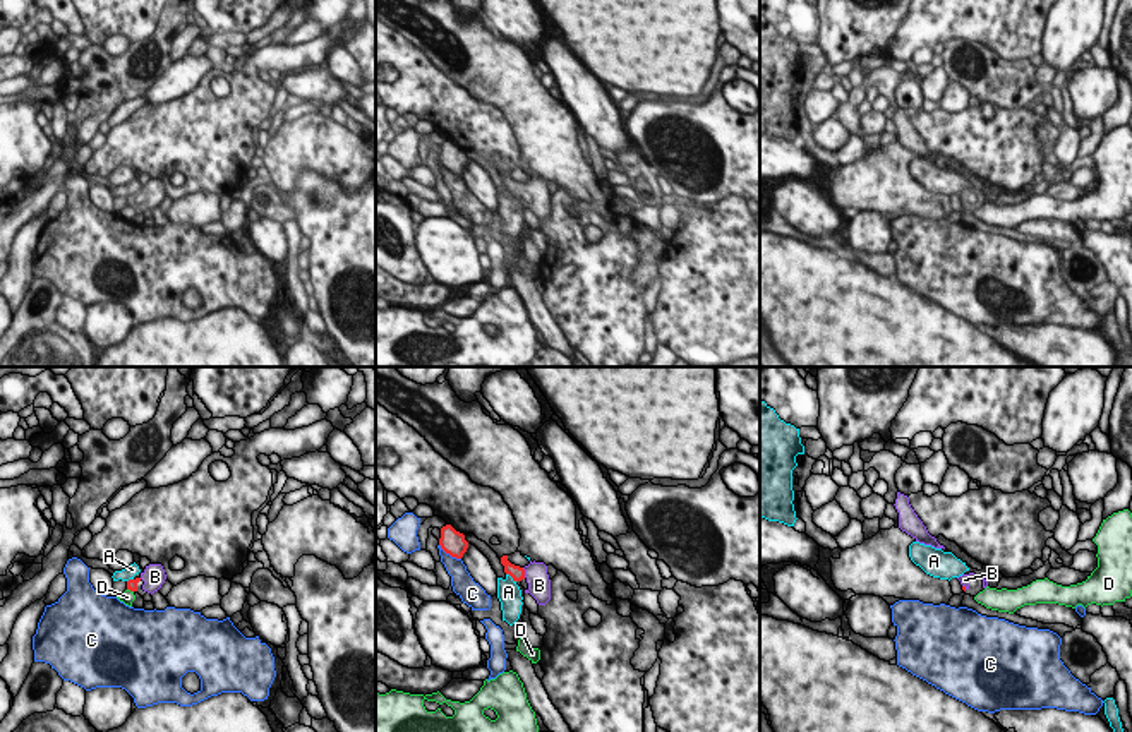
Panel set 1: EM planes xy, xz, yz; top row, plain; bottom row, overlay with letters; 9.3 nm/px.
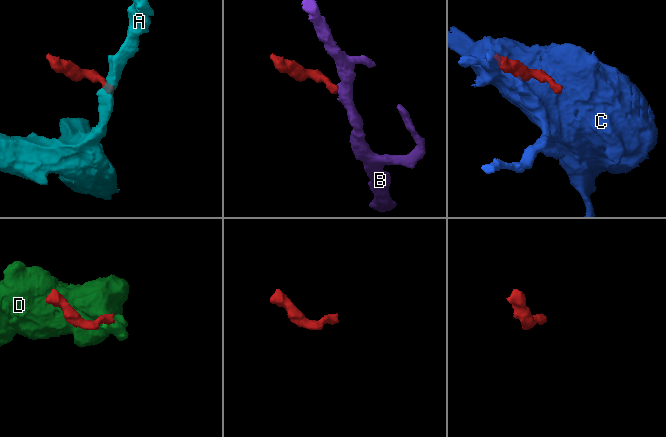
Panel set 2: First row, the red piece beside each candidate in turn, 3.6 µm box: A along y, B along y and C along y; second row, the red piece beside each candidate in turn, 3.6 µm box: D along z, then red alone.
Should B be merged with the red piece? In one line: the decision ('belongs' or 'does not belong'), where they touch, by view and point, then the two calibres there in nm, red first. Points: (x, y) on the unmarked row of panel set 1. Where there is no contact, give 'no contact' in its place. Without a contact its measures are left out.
belongs | xz (523, 189) | 140/220 nm

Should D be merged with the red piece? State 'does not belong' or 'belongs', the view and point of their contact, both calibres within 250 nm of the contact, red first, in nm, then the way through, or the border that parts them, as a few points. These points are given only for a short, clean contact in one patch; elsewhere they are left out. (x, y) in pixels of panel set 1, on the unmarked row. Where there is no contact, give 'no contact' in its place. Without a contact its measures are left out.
does not belong; meets red in xy at (131, 206); 100 nm thick on the red side, 140 nm on the other; border along xy (127, 204), (132, 208)

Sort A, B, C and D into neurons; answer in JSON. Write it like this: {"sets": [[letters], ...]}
{"sets": [["A"], ["B"], ["C"], ["D"]]}

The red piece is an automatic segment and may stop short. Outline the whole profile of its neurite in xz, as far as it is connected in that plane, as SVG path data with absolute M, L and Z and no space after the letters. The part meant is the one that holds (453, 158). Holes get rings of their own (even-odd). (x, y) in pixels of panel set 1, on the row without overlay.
M451 141L441 144L439 161L446 170L456 175L461 175L468 165L465 151L456 147Z

